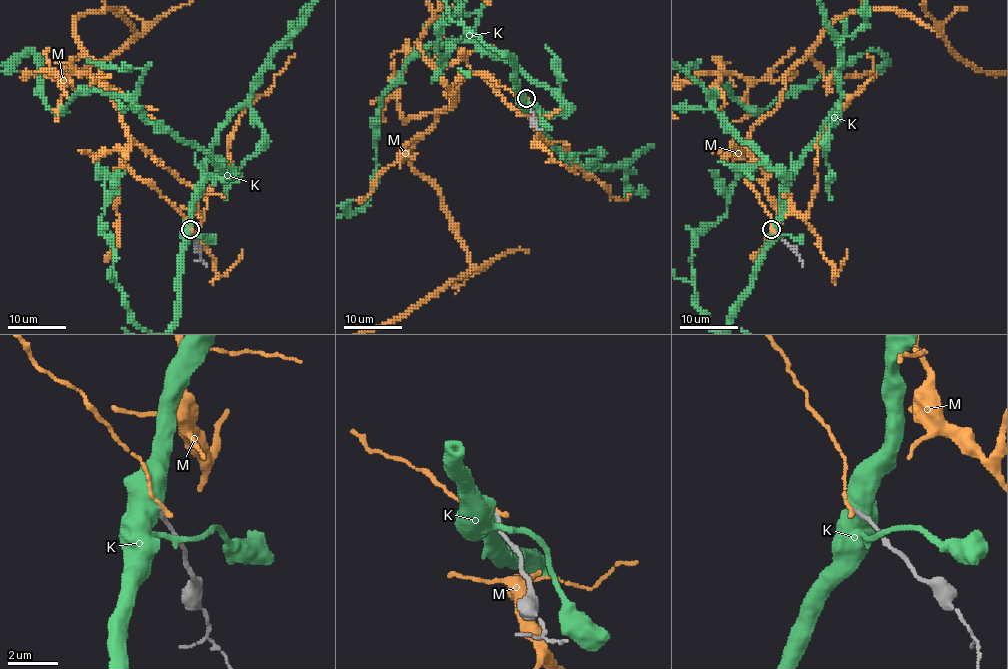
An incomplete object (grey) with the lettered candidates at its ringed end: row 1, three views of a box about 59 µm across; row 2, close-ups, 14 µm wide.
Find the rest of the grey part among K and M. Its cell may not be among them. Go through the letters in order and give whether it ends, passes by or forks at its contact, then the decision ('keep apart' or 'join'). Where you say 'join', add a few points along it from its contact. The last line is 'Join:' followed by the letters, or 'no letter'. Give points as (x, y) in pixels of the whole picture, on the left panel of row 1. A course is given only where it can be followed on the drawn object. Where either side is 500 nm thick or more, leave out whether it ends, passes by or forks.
K: keep apart
M: it ends there; keep apart
Join: no letter

